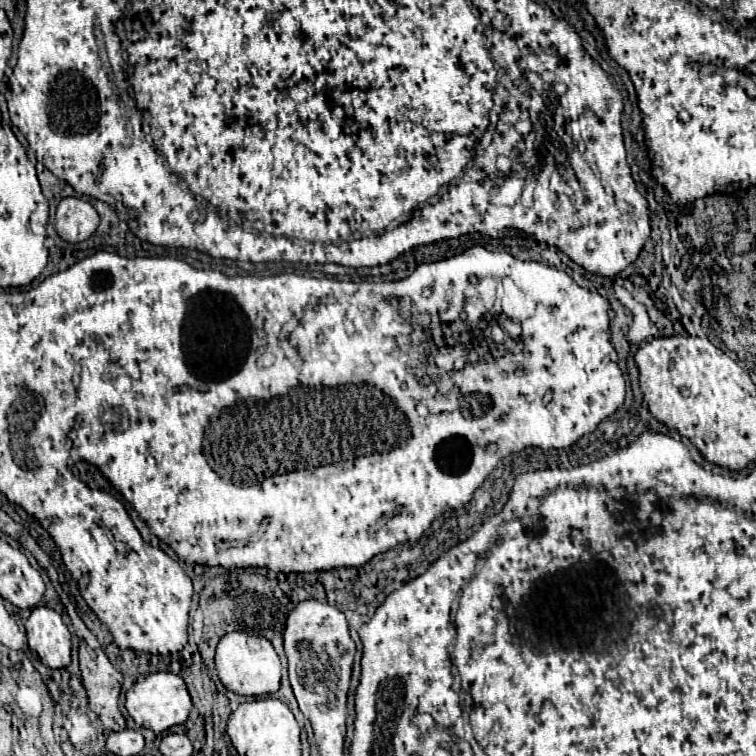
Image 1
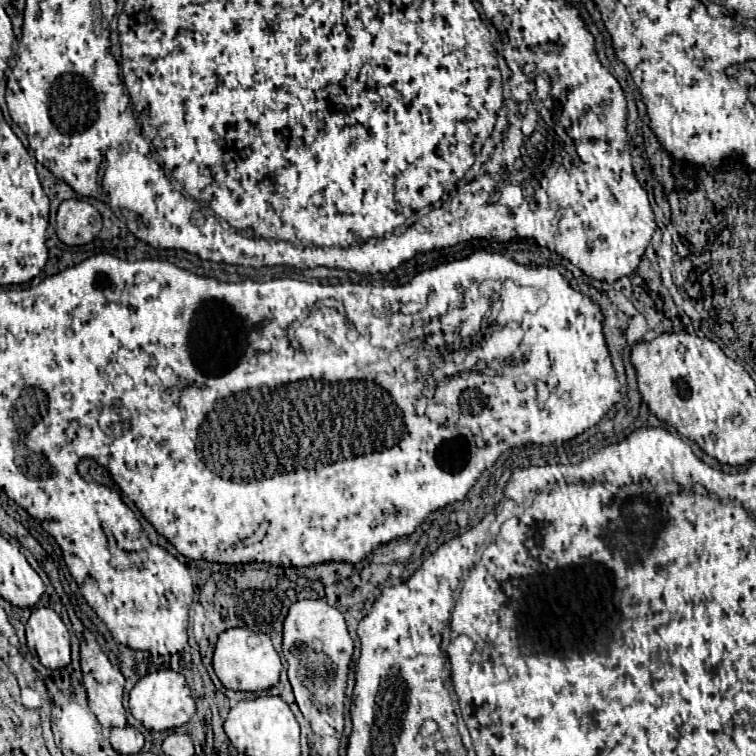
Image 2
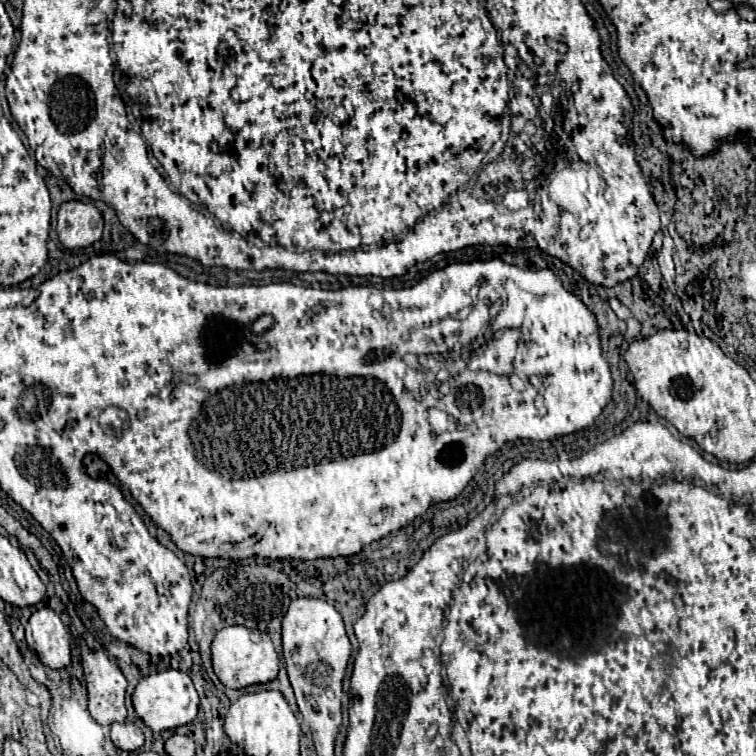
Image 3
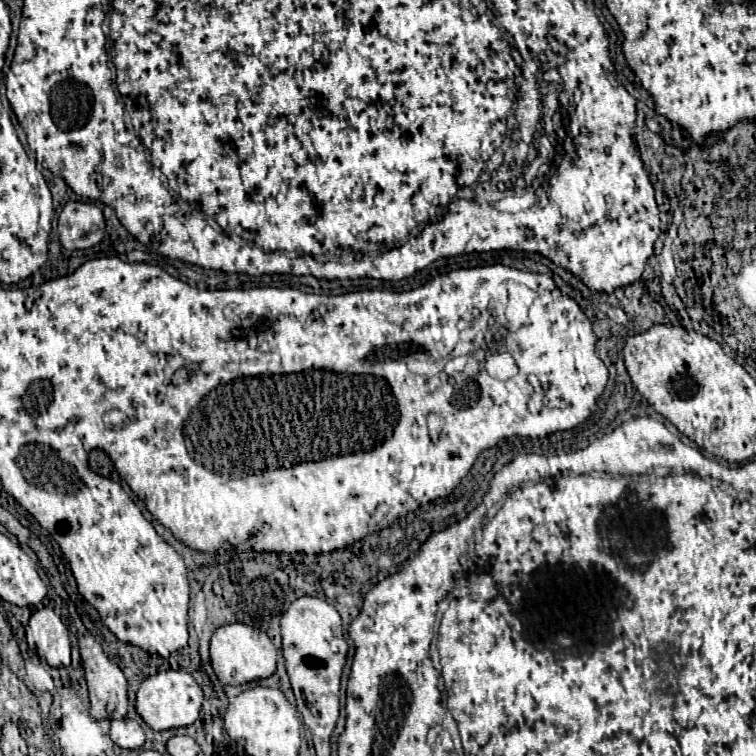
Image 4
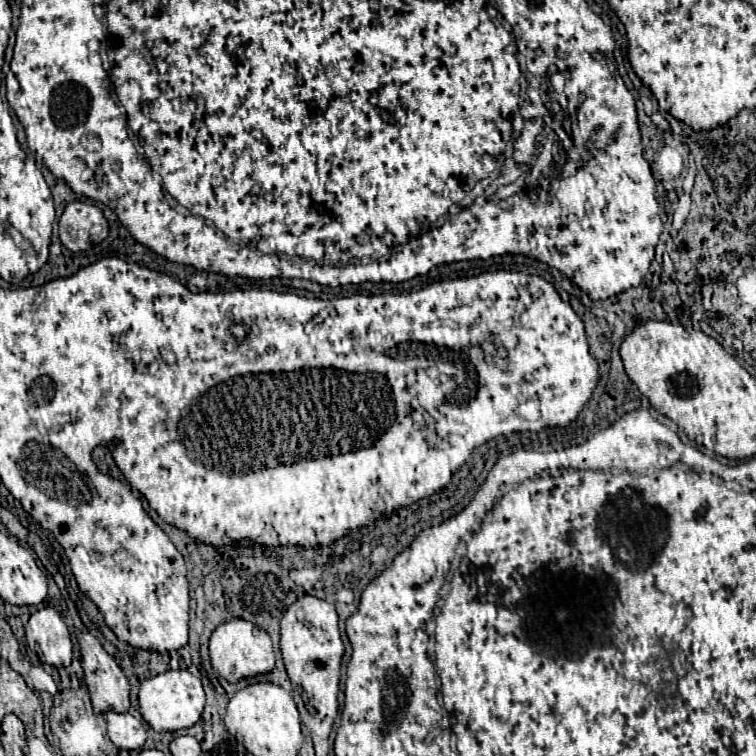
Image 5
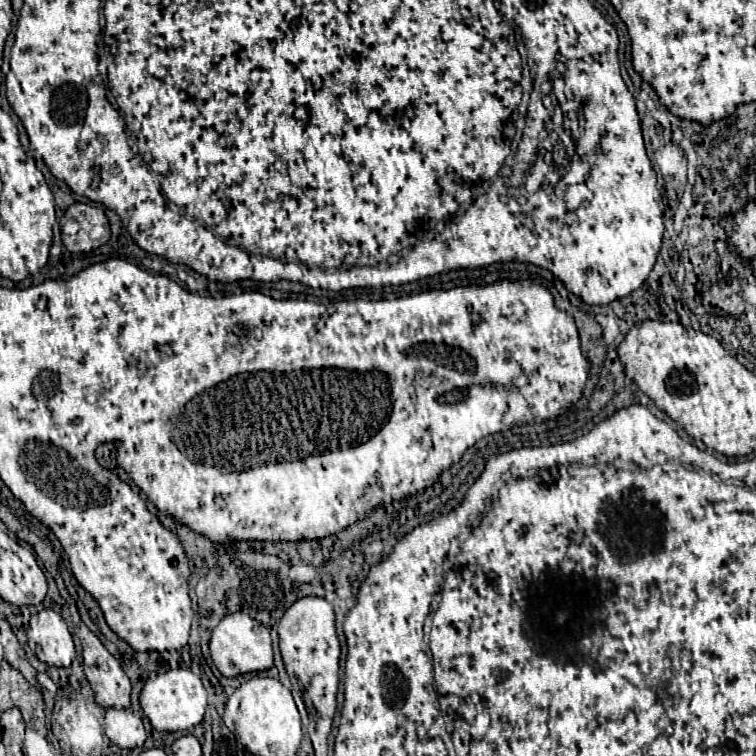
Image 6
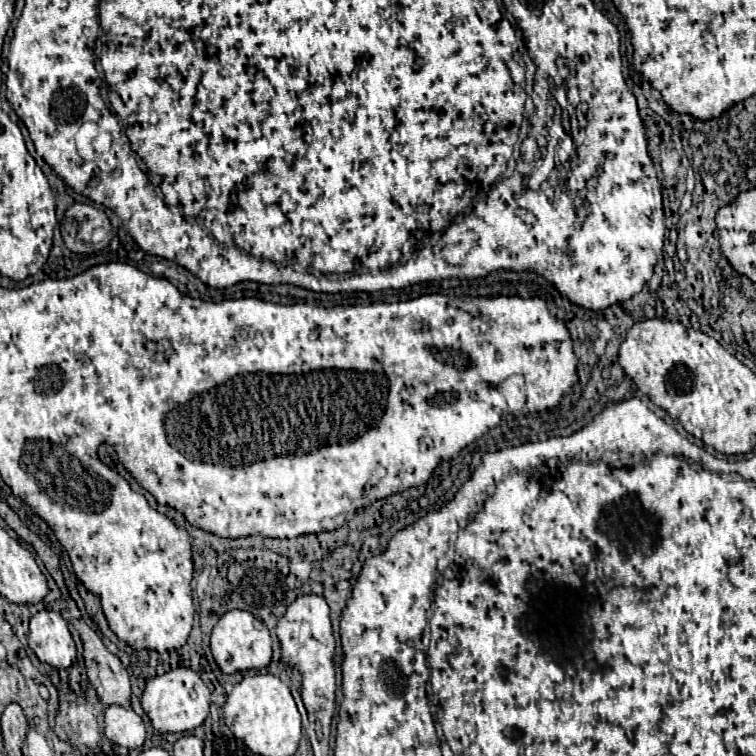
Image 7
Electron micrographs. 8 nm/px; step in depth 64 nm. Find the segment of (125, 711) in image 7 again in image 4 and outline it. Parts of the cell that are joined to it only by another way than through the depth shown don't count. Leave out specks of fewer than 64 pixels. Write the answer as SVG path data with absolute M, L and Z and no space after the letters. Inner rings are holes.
M124 718L124 720L112 720L110 722L110 738L120 748L138 750L144 744L144 730L136 720Z

